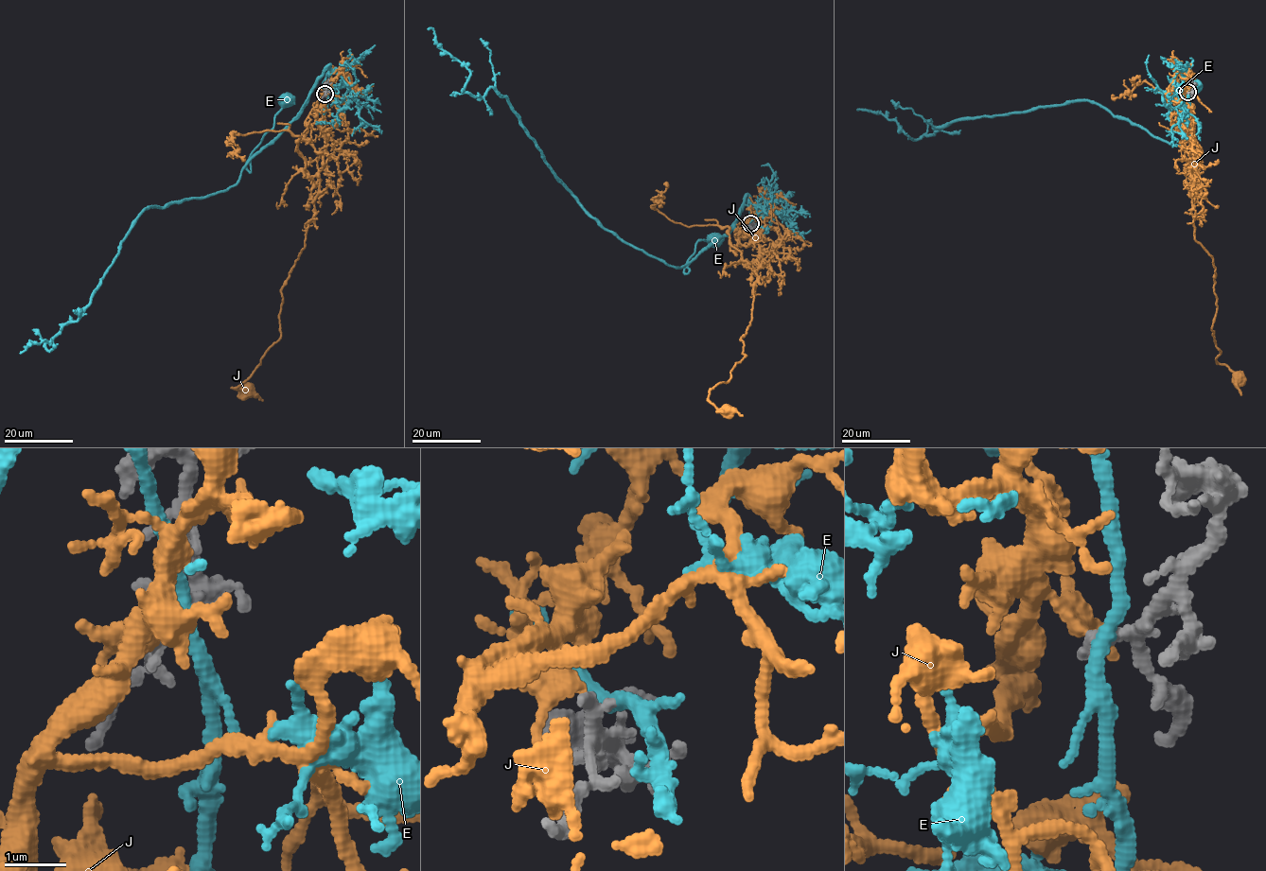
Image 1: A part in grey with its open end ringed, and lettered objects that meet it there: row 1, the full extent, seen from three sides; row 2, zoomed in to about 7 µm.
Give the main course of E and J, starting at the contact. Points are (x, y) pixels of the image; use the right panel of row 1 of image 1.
E: (1188, 93), (1186, 72), (1173, 60), (1184, 81), (1184, 119), (1189, 126), (1181, 107), (1194, 86)
J: (1187, 92), (1184, 117), (1193, 154), (1194, 239), (1215, 268), (1212, 334), (1221, 353), (1215, 360), (1239, 378)

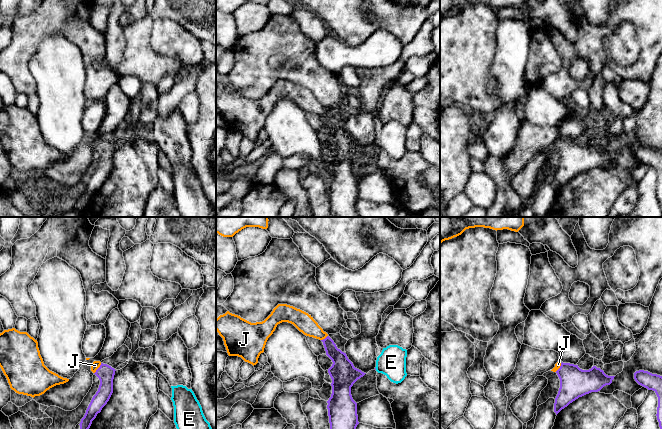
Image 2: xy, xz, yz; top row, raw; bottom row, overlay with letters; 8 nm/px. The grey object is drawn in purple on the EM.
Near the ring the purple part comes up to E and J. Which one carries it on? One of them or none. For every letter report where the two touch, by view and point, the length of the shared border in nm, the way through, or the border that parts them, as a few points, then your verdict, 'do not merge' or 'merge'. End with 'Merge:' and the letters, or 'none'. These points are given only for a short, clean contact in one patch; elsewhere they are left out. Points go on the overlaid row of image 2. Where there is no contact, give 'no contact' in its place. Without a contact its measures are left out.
E: no contact | do not merge
J: xy (98, 368) | 110 nm | across xy (105, 373), (98, 368), (95, 365) | merge
Merge: J

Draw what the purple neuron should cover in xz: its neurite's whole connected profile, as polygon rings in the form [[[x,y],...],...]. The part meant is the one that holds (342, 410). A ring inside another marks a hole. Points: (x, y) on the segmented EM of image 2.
[[[278,304],[264,321],[251,323],[227,311],[216,319],[216,331],[223,338],[229,356],[241,357],[254,366],[268,338],[282,322],[291,323],[304,335],[323,342],[326,355],[333,362],[328,369],[332,379],[332,394],[327,401],[330,429],[356,429],[357,403],[352,398],[351,387],[366,373],[354,367],[311,315],[287,304]]]

